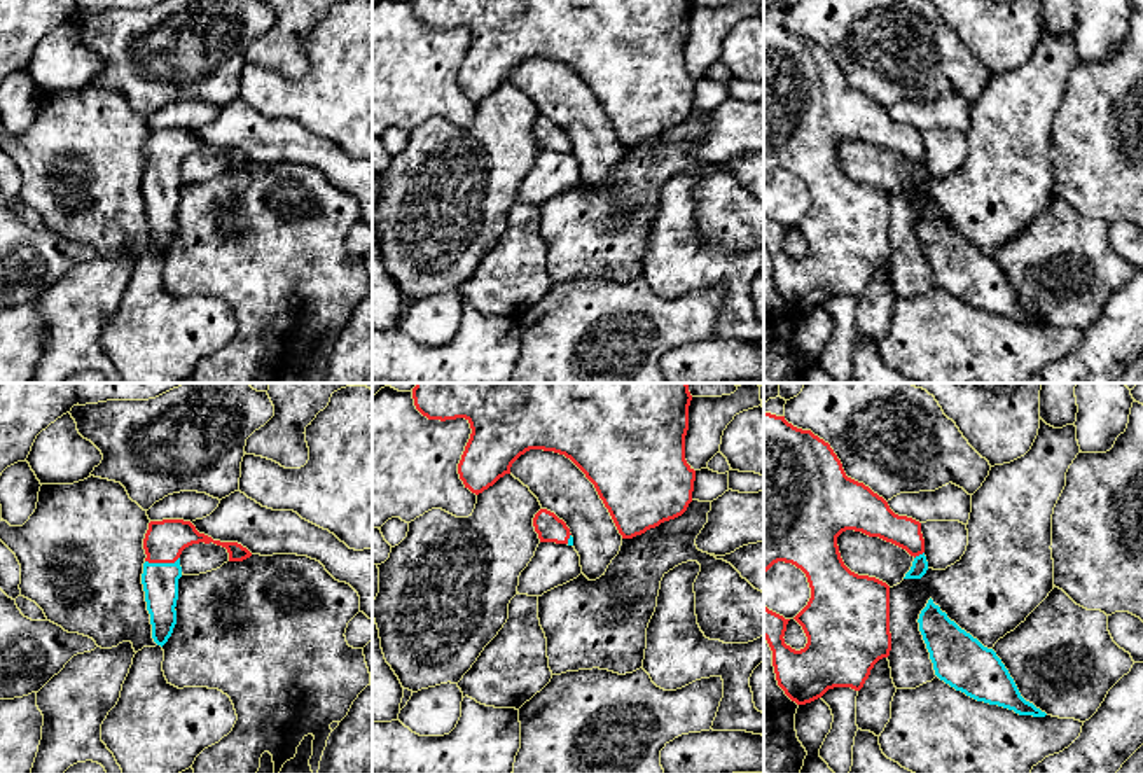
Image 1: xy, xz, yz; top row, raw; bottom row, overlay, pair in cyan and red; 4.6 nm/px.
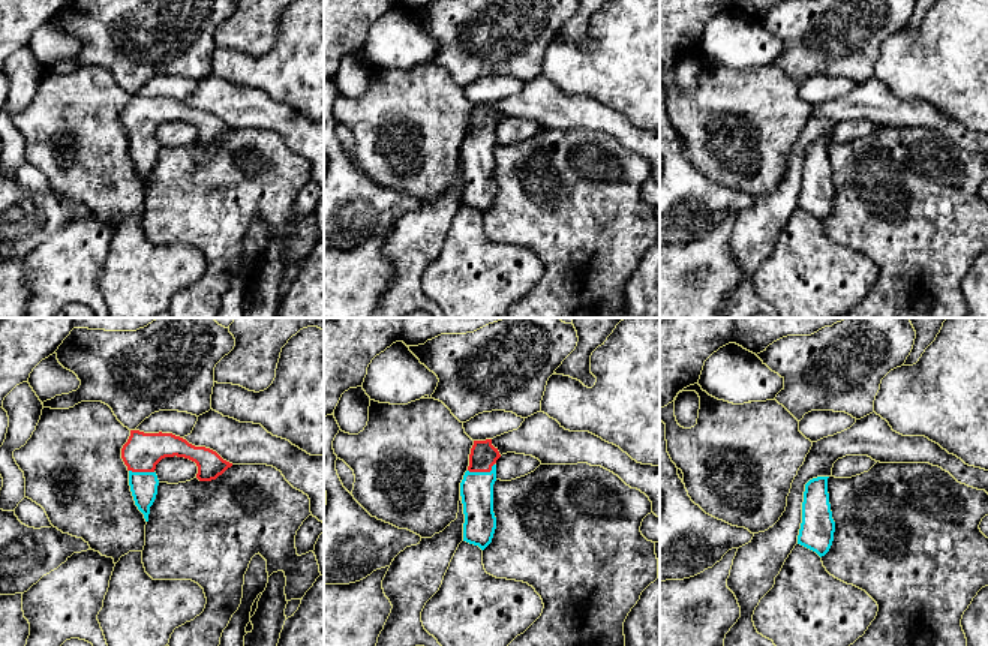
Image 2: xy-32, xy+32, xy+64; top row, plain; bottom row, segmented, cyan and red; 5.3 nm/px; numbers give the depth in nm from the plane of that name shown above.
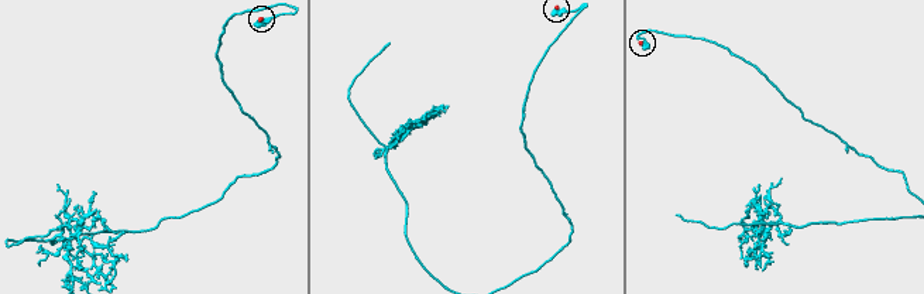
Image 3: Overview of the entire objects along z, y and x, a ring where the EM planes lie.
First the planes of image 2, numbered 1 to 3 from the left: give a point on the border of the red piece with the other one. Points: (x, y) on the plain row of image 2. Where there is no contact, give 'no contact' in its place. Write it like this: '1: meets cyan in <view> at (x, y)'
1: meets cyan in xy-32 at (141, 137)
2: meets cyan in xy+32 at (482, 137)
3: no contact

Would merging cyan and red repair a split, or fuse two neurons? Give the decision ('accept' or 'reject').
accept

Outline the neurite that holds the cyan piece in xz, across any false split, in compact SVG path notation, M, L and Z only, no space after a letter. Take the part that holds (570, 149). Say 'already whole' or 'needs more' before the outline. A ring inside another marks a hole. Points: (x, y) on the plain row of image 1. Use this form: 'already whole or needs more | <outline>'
needs more | M540 117L533 126L535 140L540 150L556 150L573 154L570 136L563 128L547 117Z

